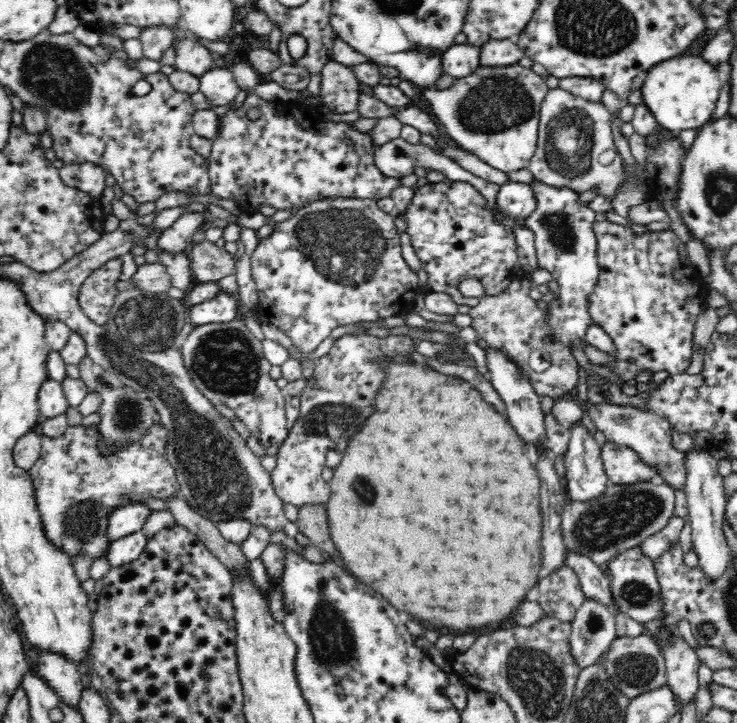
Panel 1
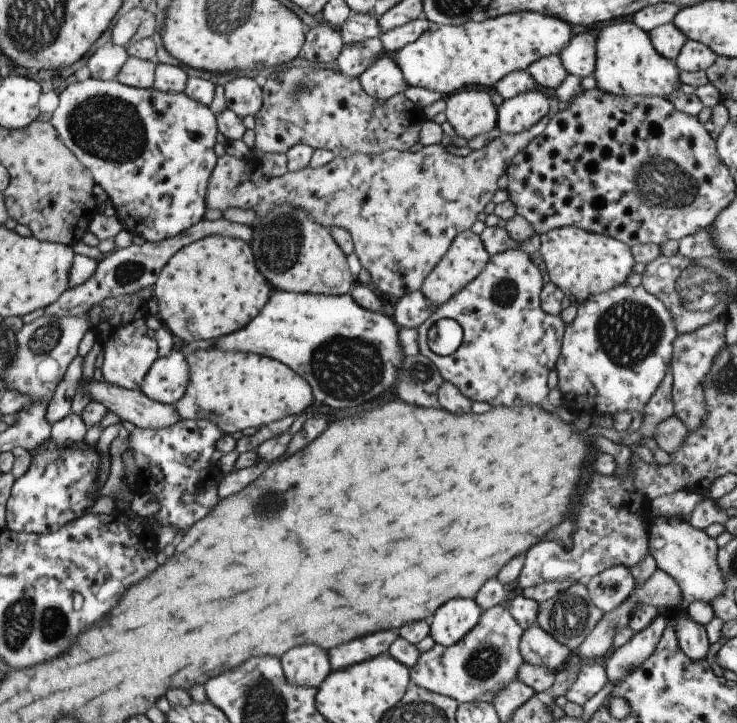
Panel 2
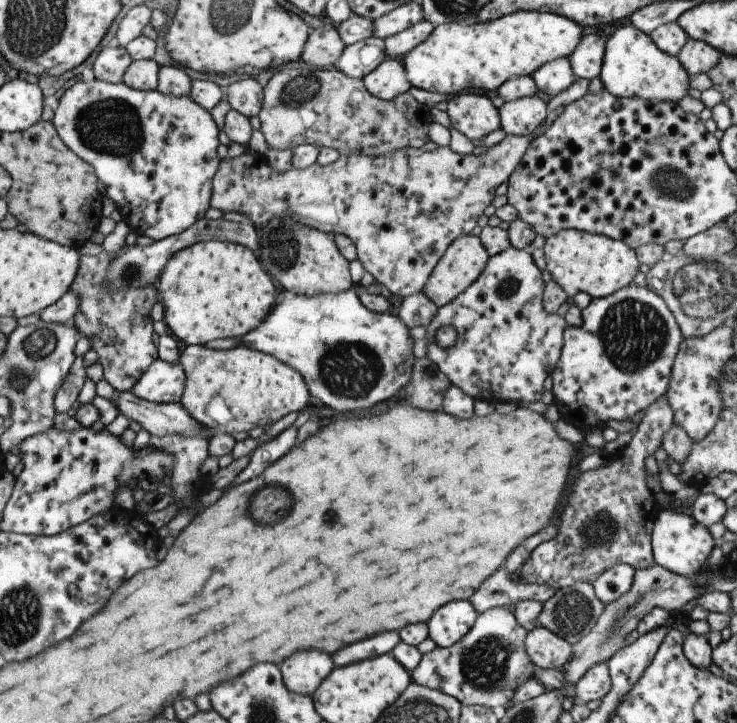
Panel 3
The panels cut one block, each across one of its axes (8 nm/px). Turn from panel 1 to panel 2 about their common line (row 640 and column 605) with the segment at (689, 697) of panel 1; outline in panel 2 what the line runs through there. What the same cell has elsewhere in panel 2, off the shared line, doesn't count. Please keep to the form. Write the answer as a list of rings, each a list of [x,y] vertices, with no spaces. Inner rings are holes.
[[[592,661],[583,662],[579,664],[577,677],[564,698],[569,703],[582,706],[602,690],[607,682],[606,673],[601,664],[595,664]]]

